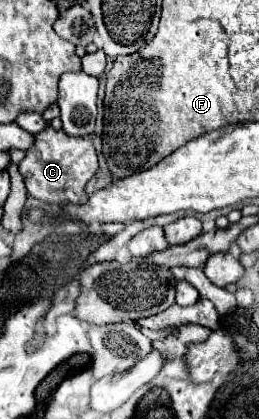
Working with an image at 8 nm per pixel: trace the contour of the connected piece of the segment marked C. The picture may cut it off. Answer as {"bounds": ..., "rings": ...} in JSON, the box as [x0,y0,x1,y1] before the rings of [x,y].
{"bounds":[19,127,97,205],"rings":[[[47,127],[39,135],[35,135],[33,147],[25,153],[25,159],[19,163],[19,173],[31,197],[45,201],[49,205],[63,205],[85,201],[85,185],[95,175],[97,167],[97,151],[89,139],[71,137],[61,129],[57,131],[53,127]]]}

